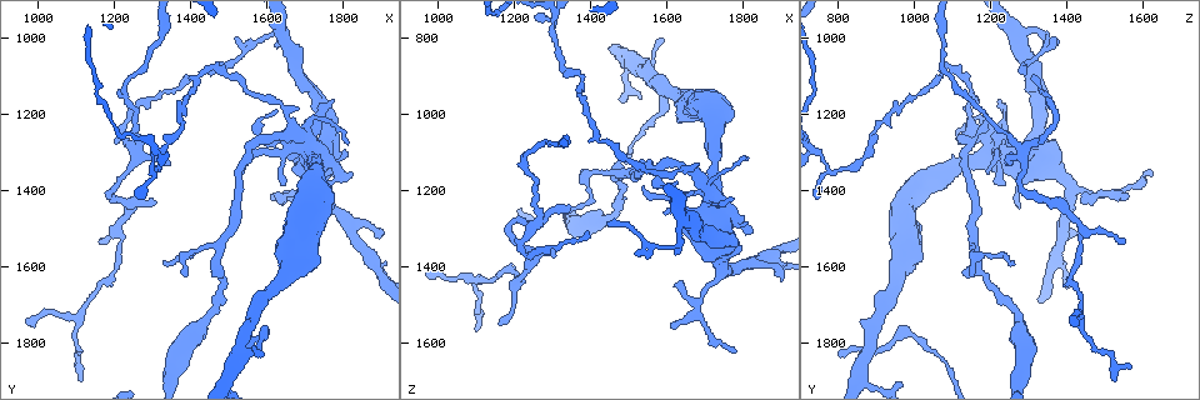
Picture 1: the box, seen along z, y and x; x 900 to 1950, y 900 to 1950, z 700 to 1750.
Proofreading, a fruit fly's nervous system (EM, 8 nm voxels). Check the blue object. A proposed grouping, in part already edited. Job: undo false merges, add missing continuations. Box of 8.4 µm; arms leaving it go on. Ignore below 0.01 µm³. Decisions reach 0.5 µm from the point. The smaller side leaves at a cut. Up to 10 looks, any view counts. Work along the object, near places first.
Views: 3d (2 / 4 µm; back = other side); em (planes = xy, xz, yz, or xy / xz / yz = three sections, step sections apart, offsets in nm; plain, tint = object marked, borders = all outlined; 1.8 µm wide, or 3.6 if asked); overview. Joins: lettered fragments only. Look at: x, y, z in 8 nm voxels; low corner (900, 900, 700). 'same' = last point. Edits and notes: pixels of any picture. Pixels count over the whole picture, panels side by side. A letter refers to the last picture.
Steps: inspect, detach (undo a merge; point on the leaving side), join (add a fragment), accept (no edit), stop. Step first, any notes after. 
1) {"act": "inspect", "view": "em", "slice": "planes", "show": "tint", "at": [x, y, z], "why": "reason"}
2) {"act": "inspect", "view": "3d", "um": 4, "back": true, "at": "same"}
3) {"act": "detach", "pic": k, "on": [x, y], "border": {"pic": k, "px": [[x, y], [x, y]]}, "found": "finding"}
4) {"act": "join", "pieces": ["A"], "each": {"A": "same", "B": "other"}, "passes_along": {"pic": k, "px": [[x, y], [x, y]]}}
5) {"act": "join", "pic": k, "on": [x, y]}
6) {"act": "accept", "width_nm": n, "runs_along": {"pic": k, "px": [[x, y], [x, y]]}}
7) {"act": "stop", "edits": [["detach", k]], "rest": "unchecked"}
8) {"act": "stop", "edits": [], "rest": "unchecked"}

{"act": "inspect", "view": "em", "slice": "yz", "step": 8, "show": "borders", "at": [1515, 1000, 1370], "why": "free end"}

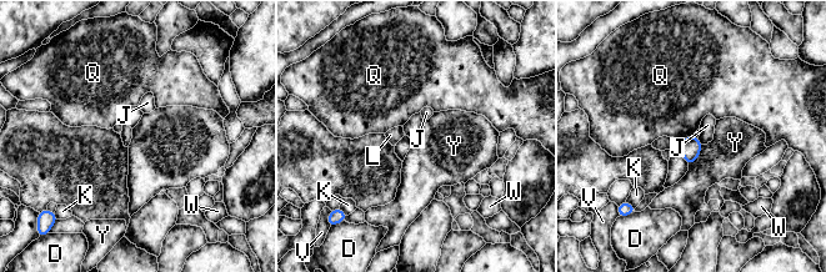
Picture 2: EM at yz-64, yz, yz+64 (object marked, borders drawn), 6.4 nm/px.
{"act": "accept", "longest_contact_nm": ["Y", 160], "each": {"D": "other", "J": "other", "K": "other", "L": "other", "Q": "other", "V": "other", "W": "other", "Y": "other"}, "found": "none of them fits"}

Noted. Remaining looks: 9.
{"act": "inspect", "view": "em", "slice": "xz", "step": 4, "show": "borders", "at": [1705, 1280, 1195], "why": "sudden change in width"}

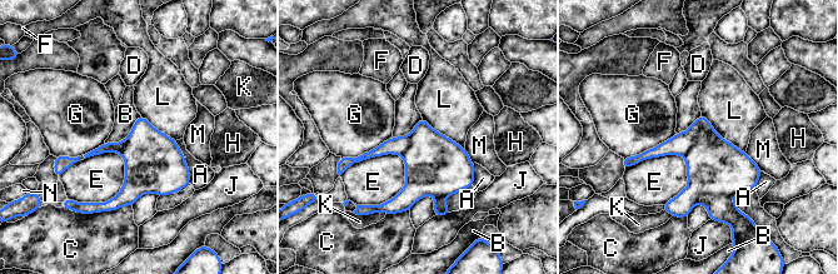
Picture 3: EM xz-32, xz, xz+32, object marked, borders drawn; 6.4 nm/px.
{"act": "accept", "width_nm": 320, "each": {"A": "other", "B": "other", "C": "other", "D": "other", "E": "other", "F": "other", "G": "other", "H": "other", "J": "other", "K": "other", "L": "other", "M": "other", "N": "other"}, "border": {"pic": 3, "px": [[140, 115], [123, 140], [105, 143]]}, "found": "one neuron here"}

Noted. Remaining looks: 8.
{"act": "inspect", "view": "3d", "um": 4, "back": true, "at": [1265, 1305, 1290], "why": "abrupt turn"}

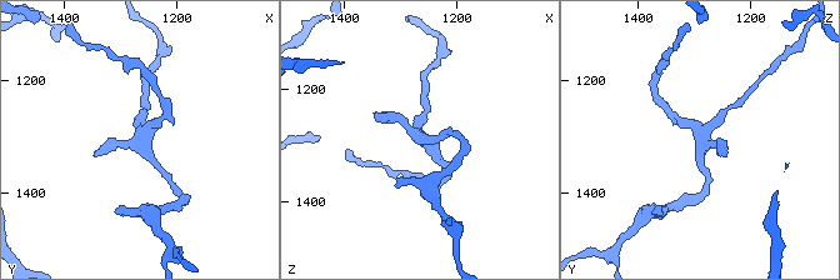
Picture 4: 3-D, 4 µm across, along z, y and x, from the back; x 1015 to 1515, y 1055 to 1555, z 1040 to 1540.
{"act": "inspect", "view": "em", "slice": "planes", "show": "tint", "at": [1265, 1315, 1285], "why": "shape alone is not enough"}

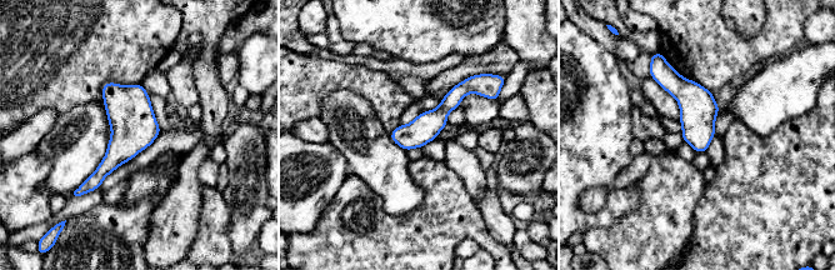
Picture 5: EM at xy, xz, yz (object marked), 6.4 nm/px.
{"act": "inspect", "view": "em", "slice": "planes", "show": "borders", "at": "same"}

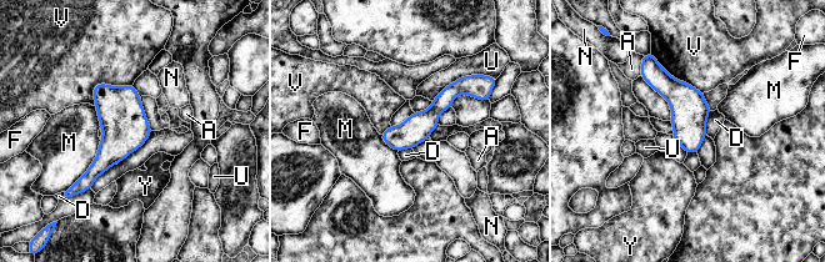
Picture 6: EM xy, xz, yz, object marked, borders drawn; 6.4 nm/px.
{"act": "accept", "each": {"A": "other", "D": "other", "F": "other", "M": "other", "N": "other", "U": "other", "V": "other", "Y": "other"}, "border": {"pic": 6, "px": [[710, 110], [706, 117], [705, 134]]}, "found": "one neuron here"}

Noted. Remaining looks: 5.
{"act": "inspect", "view": "3d", "um": 2, "at": [970, 1745, 1420]}

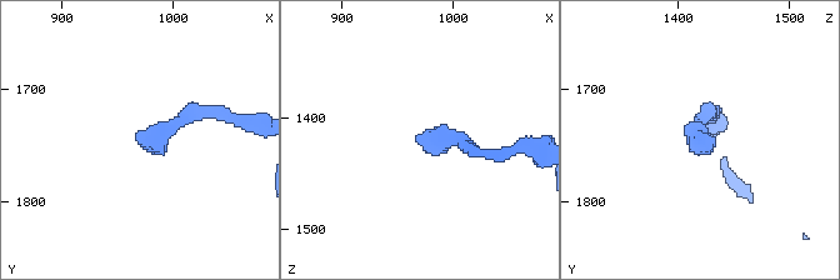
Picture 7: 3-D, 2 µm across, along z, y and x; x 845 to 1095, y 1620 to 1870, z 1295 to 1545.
{"act": "inspect", "view": "em", "slice": "xy", "step": 16, "show": "tint", "at": [970, 1750, 1426], "why": "shape alone is not enough"}

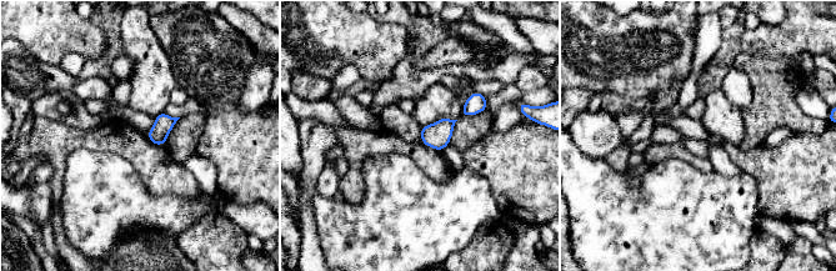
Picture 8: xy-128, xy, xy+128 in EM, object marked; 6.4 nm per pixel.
{"act": "inspect", "view": "em", "slice": "planes", "show": "borders", "at": "same"}

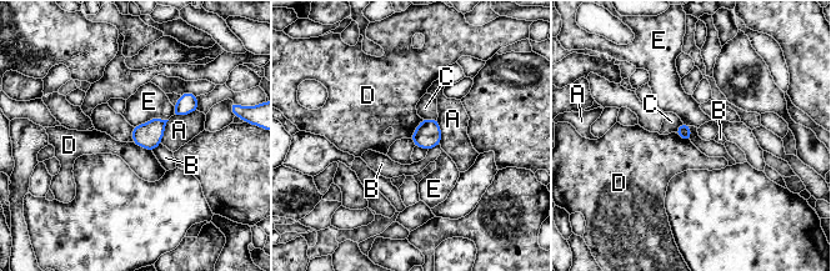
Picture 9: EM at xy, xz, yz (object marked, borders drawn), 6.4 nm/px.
{"act": "accept", "each": {"A": "other", "B": "other", "C": "other", "D": "other", "E": "other"}, "found": "no lettered fragment goes on from it"}

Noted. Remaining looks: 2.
{"act": "stop", "edits": [], "rest": "unchecked"}

